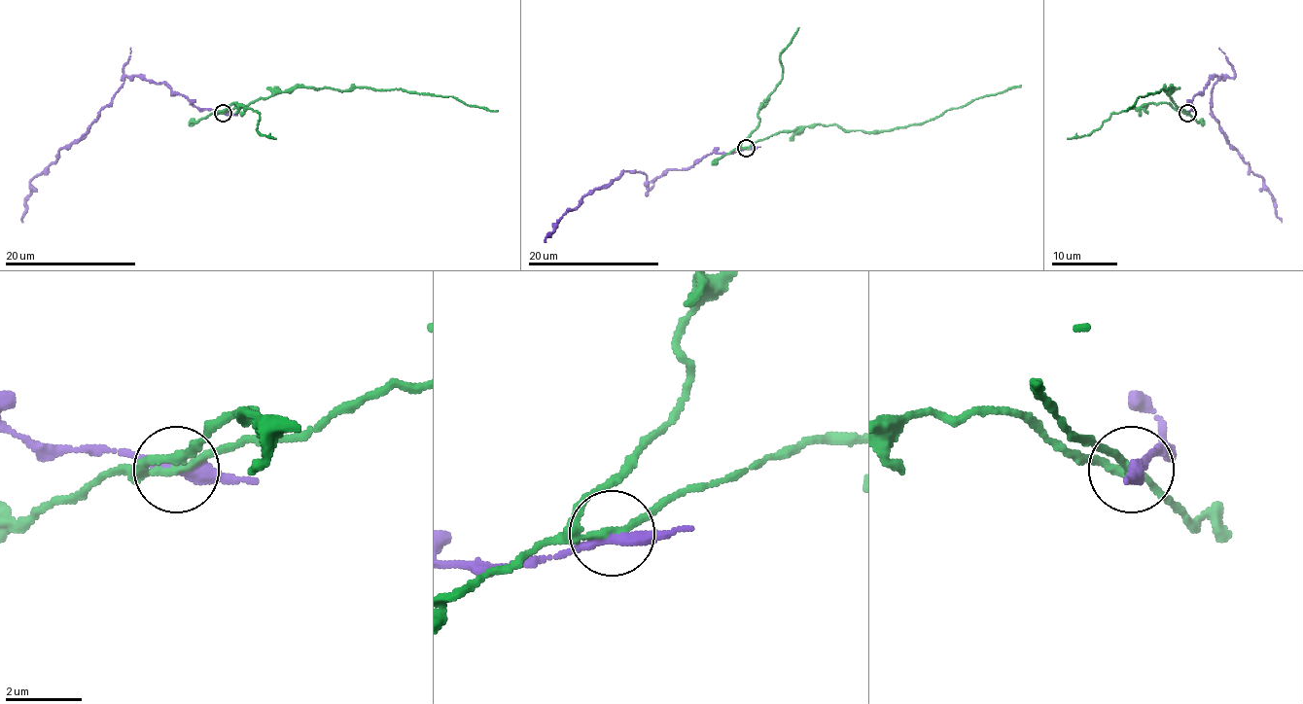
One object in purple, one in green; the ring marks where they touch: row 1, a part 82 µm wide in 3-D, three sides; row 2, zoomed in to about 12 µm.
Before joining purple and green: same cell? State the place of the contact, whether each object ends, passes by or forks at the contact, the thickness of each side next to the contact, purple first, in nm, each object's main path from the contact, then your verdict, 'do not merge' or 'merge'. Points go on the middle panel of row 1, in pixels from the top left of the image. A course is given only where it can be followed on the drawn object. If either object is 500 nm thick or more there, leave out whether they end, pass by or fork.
at (746, 148); purple passes by; green forks there; 300 nm thick on the purple side, 160 nm on the other; purple runs (747, 148), (711, 153), (686, 169), (664, 171), (648, 182), (643, 172), (623, 171), (552, 225), (546, 241); green runs (747, 148), (780, 131), (801, 126), (838, 124), (843, 129), (890, 131), (921, 124), (947, 110), (1021, 86); do not merge

